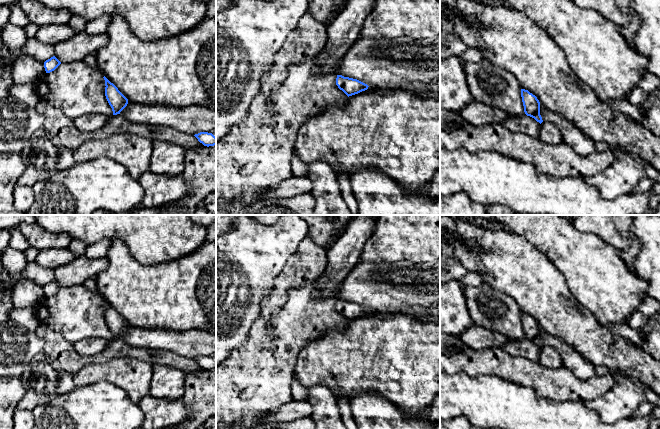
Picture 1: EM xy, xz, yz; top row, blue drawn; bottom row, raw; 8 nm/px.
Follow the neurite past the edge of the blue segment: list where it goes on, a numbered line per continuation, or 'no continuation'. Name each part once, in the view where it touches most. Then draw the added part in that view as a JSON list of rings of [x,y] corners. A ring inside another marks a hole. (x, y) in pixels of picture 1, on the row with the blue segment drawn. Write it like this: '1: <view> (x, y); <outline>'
no continuation

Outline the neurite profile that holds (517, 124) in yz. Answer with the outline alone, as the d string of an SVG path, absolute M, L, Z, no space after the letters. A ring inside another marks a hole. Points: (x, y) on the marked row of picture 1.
M526 114L508 118L501 125L512 132L524 133L534 138L538 138L540 134L540 123Z

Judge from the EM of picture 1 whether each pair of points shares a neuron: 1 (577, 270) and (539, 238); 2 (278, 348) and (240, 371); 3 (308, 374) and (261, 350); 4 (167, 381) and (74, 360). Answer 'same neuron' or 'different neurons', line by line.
1: same neuron
2: same neuron
3: different neurons
4: different neurons

